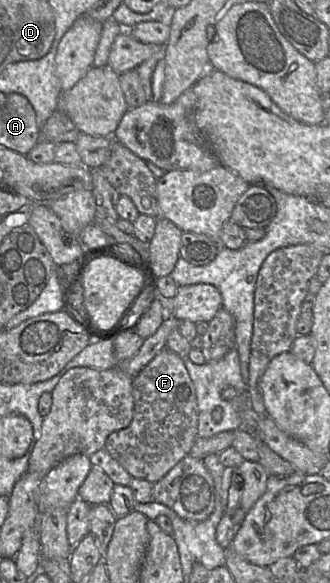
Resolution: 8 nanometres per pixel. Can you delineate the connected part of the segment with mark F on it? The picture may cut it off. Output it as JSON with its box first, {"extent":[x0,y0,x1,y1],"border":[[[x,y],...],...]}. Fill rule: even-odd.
{"extent":[104,349,198,483],"border":[[[163,349],[133,378],[133,418],[127,428],[112,432],[104,448],[133,478],[151,483],[161,480],[189,453],[198,437],[198,405],[194,383],[181,356]]]}

